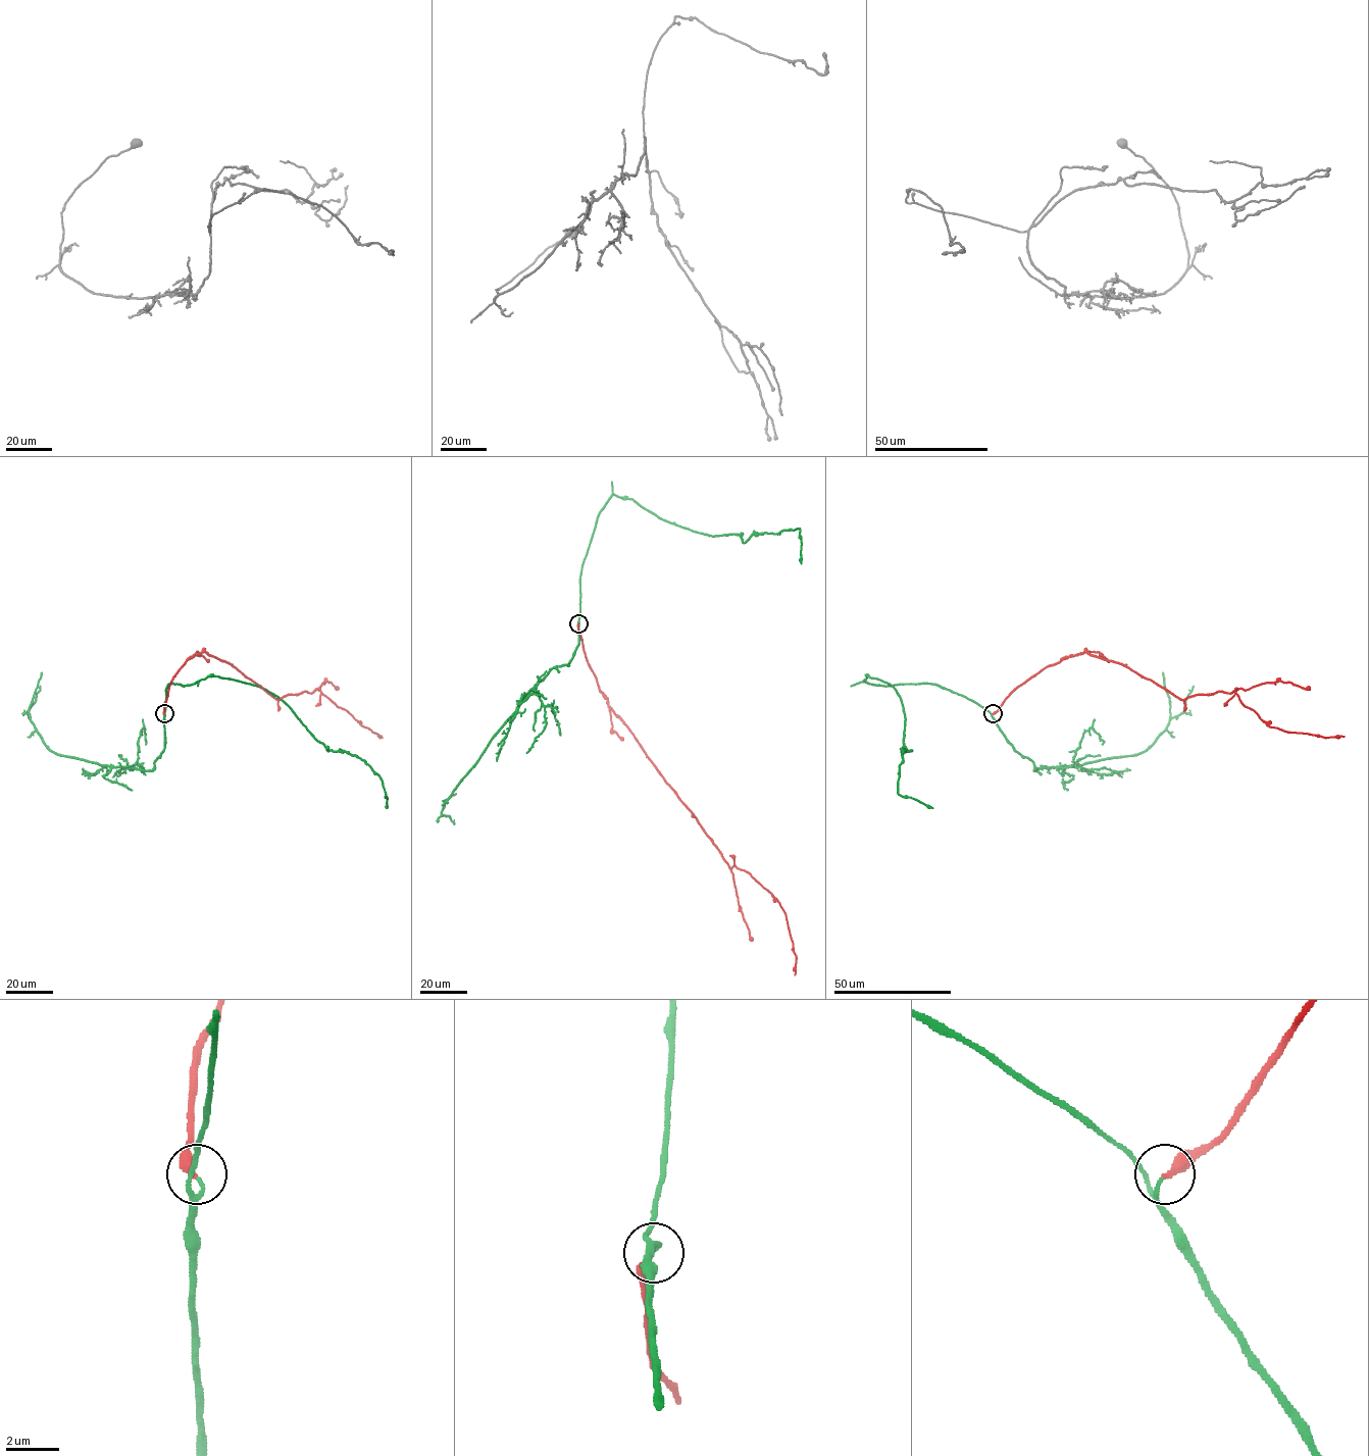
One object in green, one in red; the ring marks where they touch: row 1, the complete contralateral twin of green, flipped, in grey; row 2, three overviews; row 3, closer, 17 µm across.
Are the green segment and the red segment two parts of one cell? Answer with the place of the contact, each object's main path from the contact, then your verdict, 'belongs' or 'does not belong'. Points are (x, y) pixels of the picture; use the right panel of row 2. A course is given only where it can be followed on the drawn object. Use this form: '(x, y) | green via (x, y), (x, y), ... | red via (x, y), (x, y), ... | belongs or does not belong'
(993, 713) | green via (993, 714), (931, 684), (864, 680), (900, 697), (911, 750), (902, 754), (898, 793), (932, 808) | red via (993, 714), (1046, 667), (1087, 651), (1129, 667), (1180, 699), (1236, 688), (1240, 702), (1270, 726), (1344, 737) | belongs

